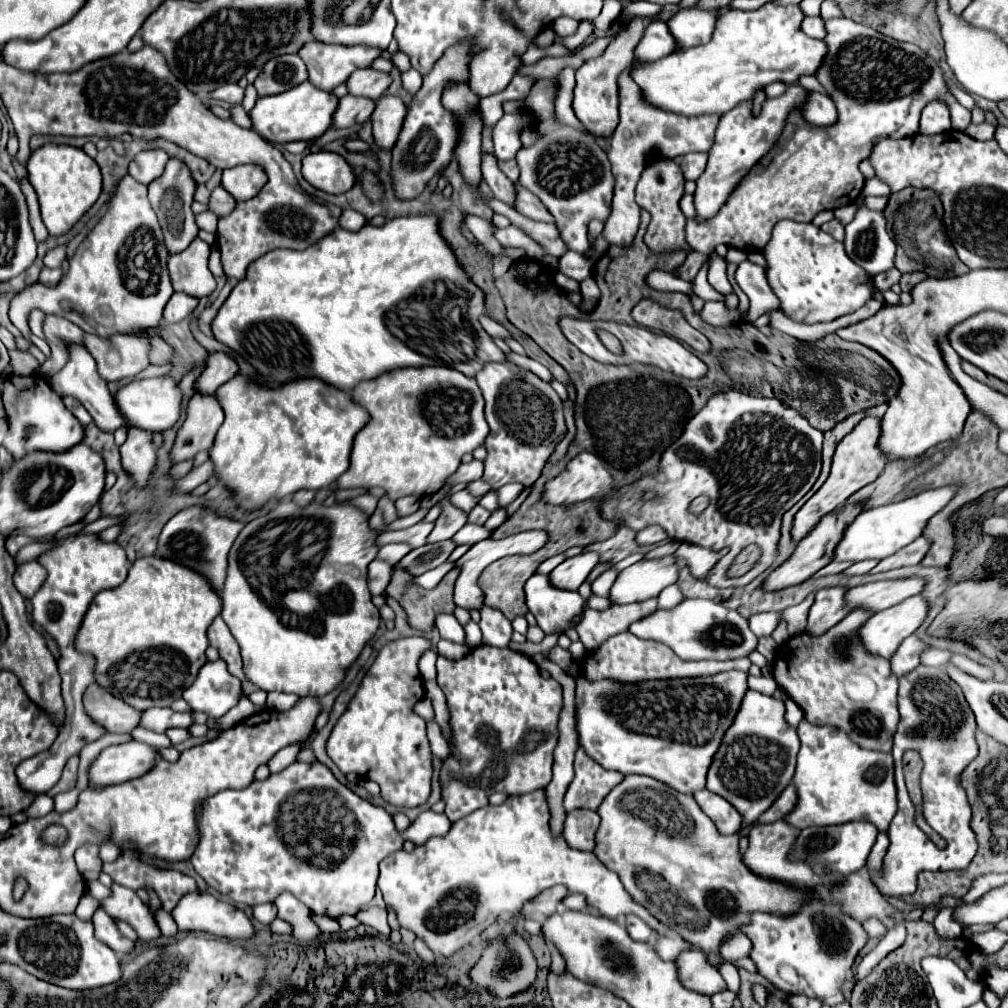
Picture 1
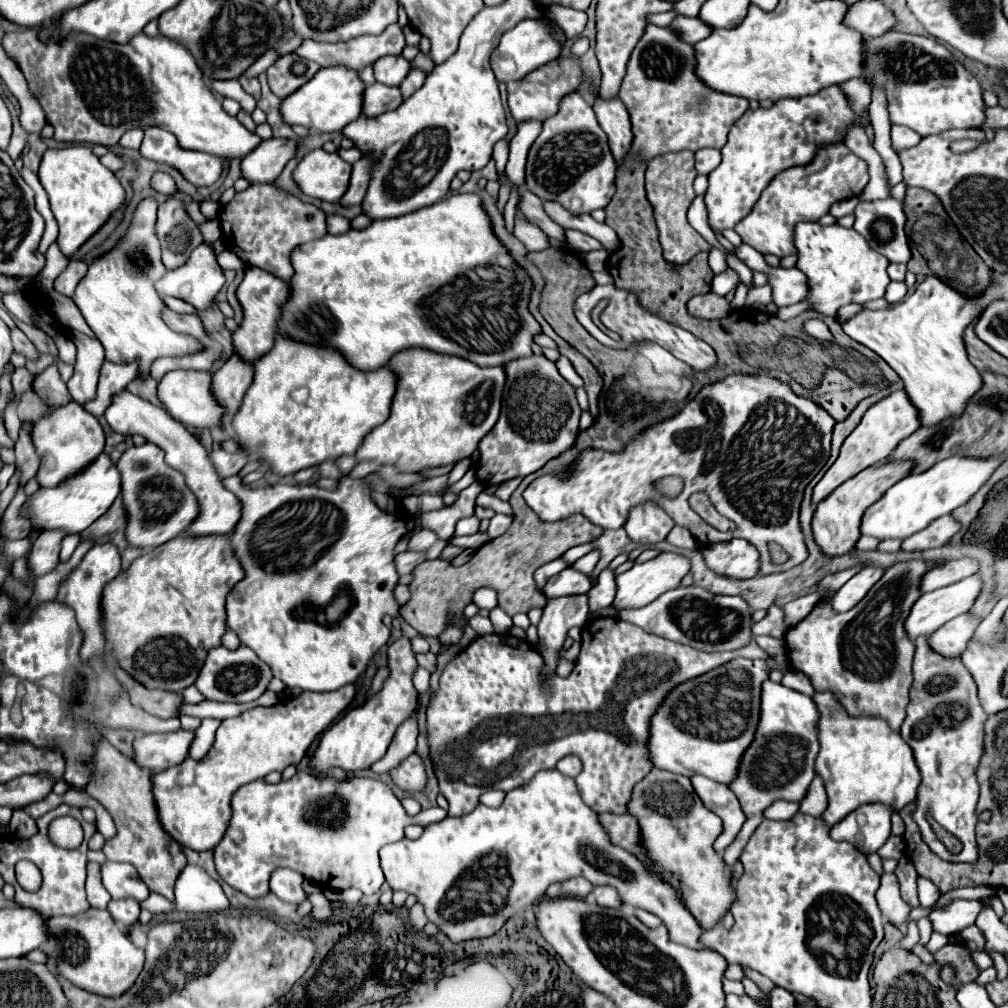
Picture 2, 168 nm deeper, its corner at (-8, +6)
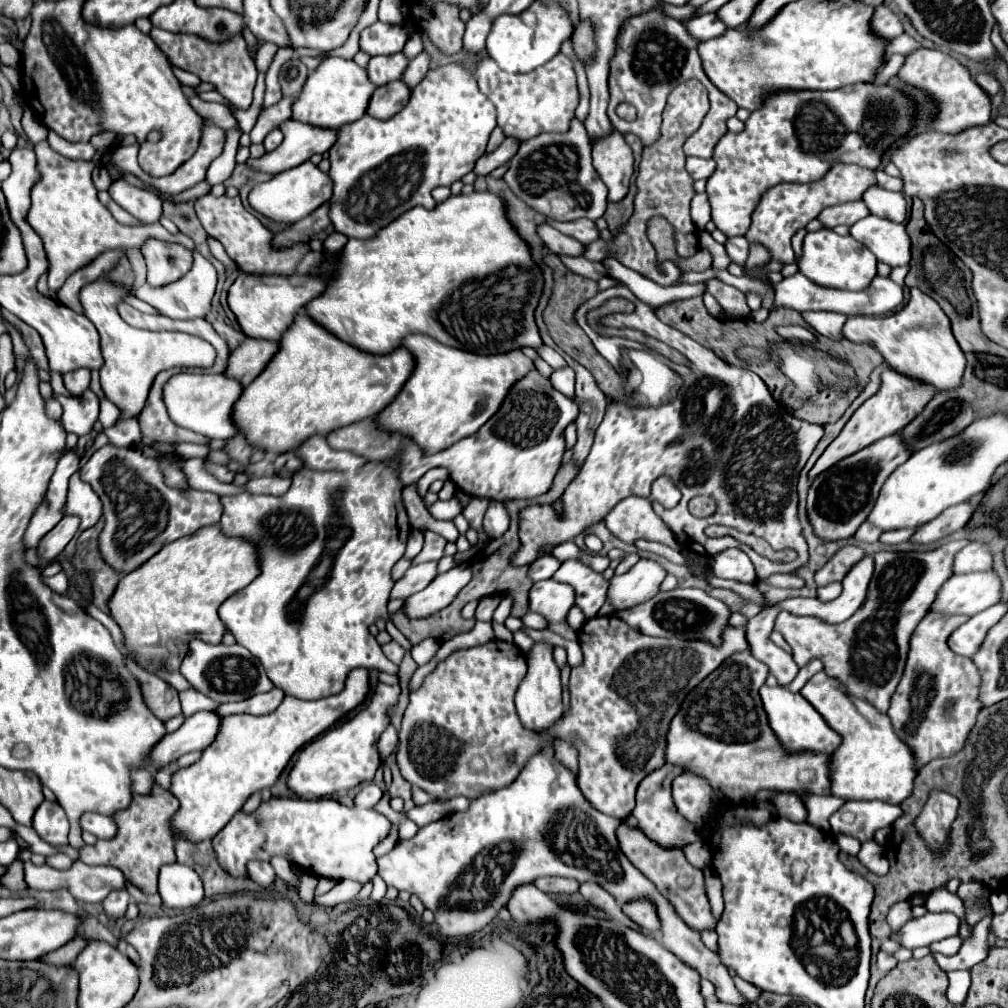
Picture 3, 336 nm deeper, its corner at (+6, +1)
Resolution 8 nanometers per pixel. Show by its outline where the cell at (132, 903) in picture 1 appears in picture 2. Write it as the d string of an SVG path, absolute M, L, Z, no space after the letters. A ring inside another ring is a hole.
M106 860L100 866L100 876L104 888L110 892L114 900L118 898L136 898L138 902L146 900L150 890L142 884L136 868L132 864L114 864Z

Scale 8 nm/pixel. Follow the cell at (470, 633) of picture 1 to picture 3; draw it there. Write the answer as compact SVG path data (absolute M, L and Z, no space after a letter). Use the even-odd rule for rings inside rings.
M426 638L415 645L410 653L414 661L420 666L426 664L436 654L440 644L434 638Z

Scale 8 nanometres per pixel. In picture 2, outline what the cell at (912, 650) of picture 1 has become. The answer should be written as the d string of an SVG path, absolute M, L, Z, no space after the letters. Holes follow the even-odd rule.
M962 614L938 628L930 636L930 646L942 656L960 656L966 650L980 622L982 618L976 614Z

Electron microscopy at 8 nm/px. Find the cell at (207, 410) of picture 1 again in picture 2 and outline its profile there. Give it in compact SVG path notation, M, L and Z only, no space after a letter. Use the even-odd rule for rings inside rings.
M238 354L230 356L220 370L214 372L212 392L218 396L220 404L226 408L224 424L236 414L240 402L254 380L254 362L242 360Z

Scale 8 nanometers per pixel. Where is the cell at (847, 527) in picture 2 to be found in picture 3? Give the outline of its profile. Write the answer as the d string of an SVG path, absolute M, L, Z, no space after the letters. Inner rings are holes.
M886 437L884 441L878 441L876 445L870 445L868 449L862 449L860 453L854 453L852 457L840 461L840 465L834 465L828 469L828 473L822 473L816 477L816 481L810 485L808 491L808 521L814 529L814 533L822 541L838 541L838 539L850 539L856 529L866 521L868 513L872 511L872 505L876 503L876 497L880 493L880 487L888 479L888 475L900 467L908 459L908 451L904 449L902 437Z

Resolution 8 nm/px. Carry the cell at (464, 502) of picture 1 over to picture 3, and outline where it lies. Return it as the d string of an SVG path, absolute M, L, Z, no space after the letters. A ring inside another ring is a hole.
M426 531L424 533L424 547L422 551L412 559L412 565L420 565L420 563L426 563L426 561L438 561L442 557L442 551L444 551L444 545L446 545L446 539L432 533L432 531Z

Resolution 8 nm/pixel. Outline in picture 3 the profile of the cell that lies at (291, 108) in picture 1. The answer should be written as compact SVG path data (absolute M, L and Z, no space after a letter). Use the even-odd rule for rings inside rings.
M328 57L316 71L308 75L304 89L292 103L292 119L320 129L338 129L340 125L352 123L366 113L374 89L376 87L368 83L366 69L360 69L354 61L346 61L342 57Z

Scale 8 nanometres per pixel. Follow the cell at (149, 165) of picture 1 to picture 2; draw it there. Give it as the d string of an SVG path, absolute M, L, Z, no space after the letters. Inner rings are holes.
M164 172L154 174L152 180L150 180L150 186L152 186L154 194L160 194L160 196L172 196L172 194L176 194L174 180L168 174L164 174Z

